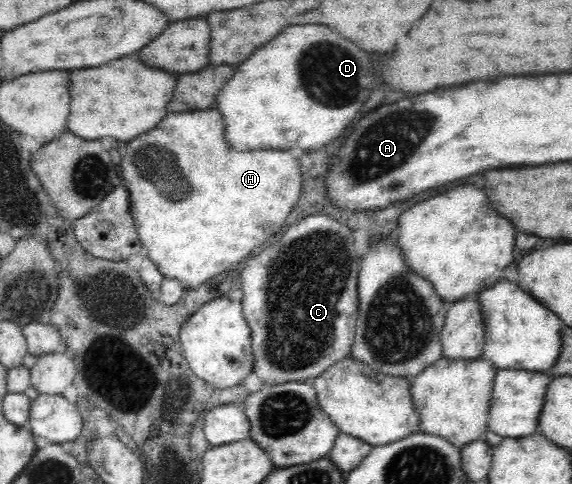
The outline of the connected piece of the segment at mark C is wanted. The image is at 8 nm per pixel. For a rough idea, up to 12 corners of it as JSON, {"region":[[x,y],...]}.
{"region":[[326,215],[241,267],[253,373],[281,385],[351,355],[353,235]]}

